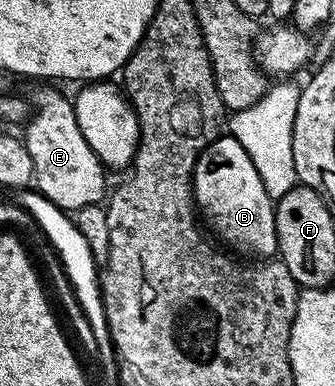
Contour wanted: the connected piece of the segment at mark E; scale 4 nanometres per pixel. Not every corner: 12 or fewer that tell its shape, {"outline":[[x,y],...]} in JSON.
{"outline":[[58,86],[28,96],[37,191],[67,214],[102,204],[108,172]]}

